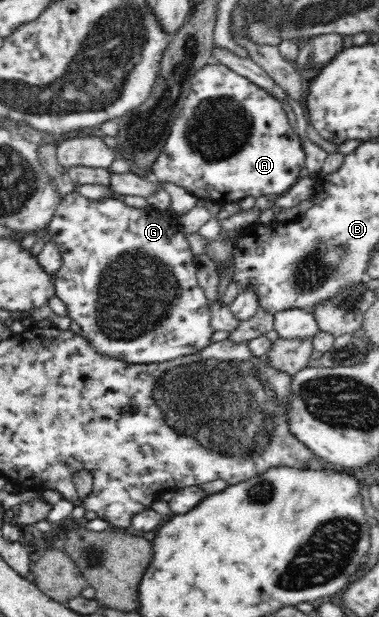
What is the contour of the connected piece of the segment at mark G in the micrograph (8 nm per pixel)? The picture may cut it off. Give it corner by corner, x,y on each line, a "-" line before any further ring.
77,190
62,197
44,233
62,260
53,280
54,294
67,306
73,327
97,354
127,364
166,363
211,344
211,304
197,285
196,256
178,229
178,216
167,210
129,207
122,198
89,200

